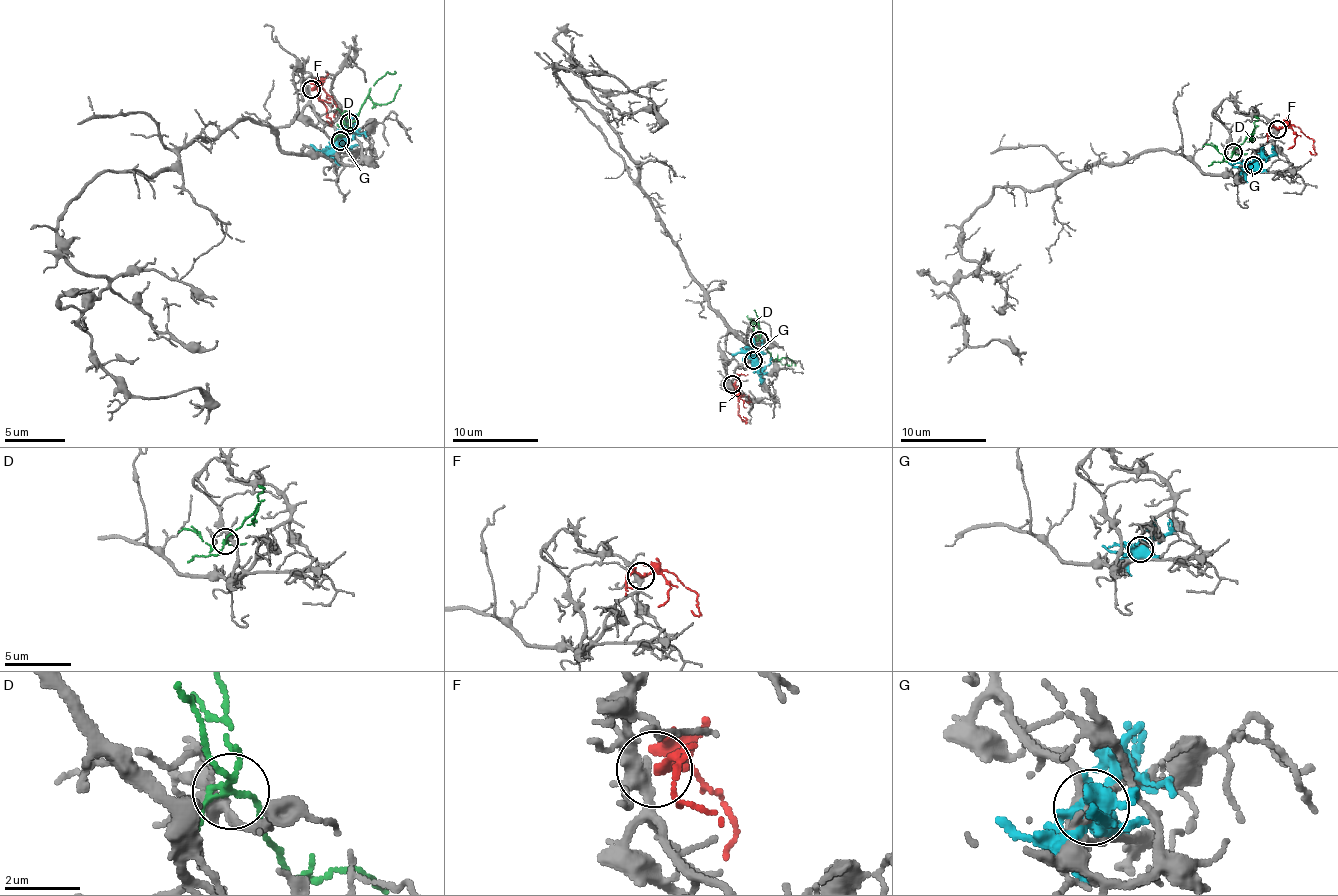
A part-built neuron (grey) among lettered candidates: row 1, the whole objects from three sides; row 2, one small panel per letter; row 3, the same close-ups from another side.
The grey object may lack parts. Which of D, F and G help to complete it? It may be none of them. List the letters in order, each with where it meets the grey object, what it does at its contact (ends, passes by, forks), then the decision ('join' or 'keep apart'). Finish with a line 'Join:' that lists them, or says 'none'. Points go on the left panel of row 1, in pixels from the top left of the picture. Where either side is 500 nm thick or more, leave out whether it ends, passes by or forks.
D: meets grey at (349, 122); it forks there; keep apart
F: meets grey at (311, 89); it forks there; join
G: meets grey at (340, 141); keep apart
Join: F

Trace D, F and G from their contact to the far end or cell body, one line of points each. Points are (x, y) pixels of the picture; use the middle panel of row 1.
D: (759, 340), (765, 343), (771, 358), (786, 358), (795, 366)
F: (733, 383), (746, 422)
G: (752, 360), (761, 379)

